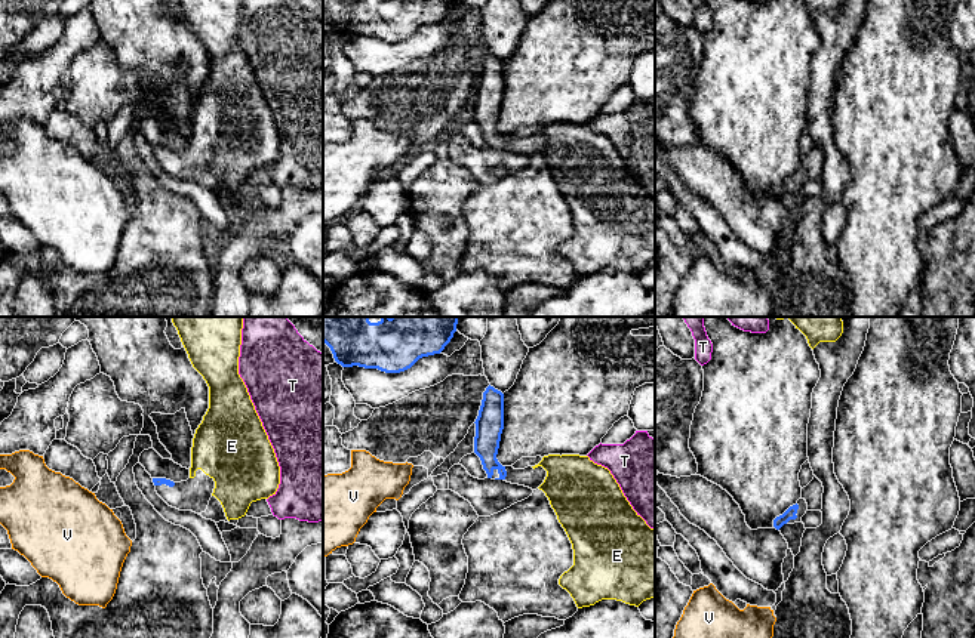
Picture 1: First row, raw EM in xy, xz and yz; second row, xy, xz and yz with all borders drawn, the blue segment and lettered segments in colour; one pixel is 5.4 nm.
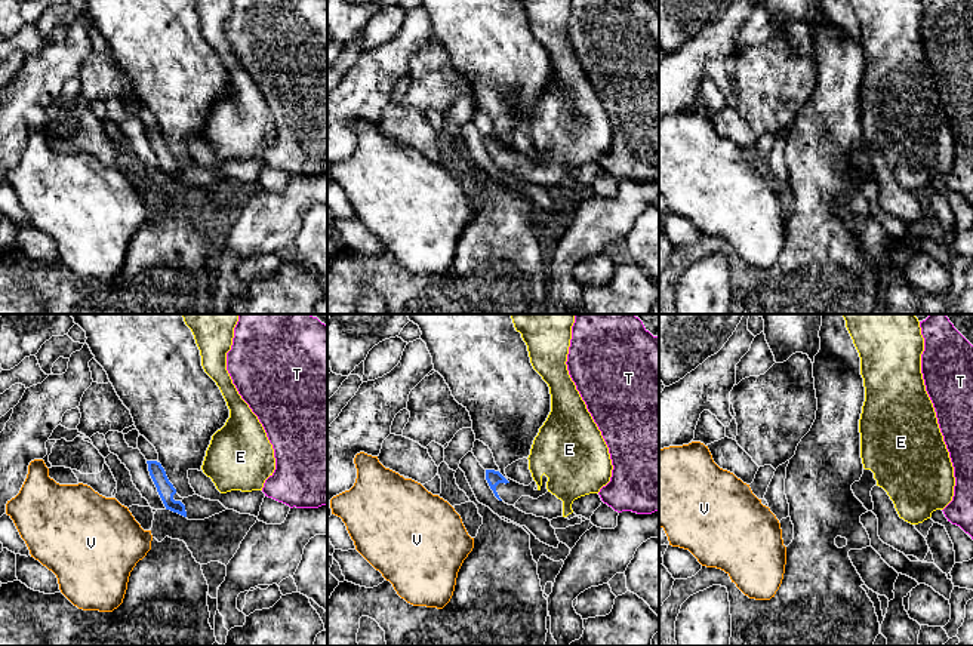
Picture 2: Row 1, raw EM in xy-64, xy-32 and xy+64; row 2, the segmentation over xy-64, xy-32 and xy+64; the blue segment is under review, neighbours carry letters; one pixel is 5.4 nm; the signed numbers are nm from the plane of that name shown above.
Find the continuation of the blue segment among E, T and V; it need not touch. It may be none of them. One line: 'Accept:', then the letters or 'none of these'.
Accept: E

